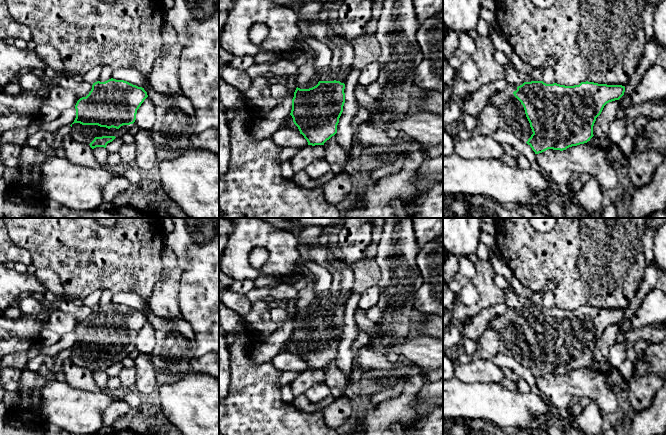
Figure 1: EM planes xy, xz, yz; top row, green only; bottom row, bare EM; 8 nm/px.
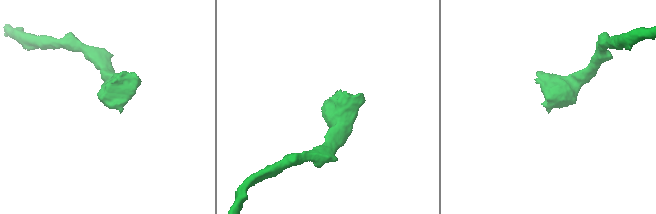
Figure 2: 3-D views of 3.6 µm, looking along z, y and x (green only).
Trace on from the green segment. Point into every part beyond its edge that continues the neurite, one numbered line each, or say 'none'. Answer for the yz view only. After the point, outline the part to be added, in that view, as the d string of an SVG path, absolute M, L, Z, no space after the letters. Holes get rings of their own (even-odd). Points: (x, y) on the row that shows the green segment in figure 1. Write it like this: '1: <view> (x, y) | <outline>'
1: yz (512, 118) | M507 84L502 91L491 95L487 105L500 110L499 129L511 132L515 137L527 142L533 134L521 102L514 96L517 87Z

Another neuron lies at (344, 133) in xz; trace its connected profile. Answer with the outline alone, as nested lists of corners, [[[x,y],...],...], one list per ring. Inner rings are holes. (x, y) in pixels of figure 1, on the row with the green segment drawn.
[[[353,69],[347,79],[344,81],[345,84],[345,103],[343,106],[343,112],[339,118],[337,125],[337,143],[346,151],[349,156],[352,150],[352,121],[355,115],[358,113],[359,105],[356,101],[354,91],[358,84],[359,76],[361,74],[360,69]]]

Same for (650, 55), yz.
[[[655,38],[647,41],[644,47],[644,53],[641,58],[641,61],[631,77],[628,85],[625,87],[625,92],[623,96],[630,97],[634,92],[635,88],[638,86],[639,82],[642,80],[645,72],[652,66],[656,64],[658,58],[658,42]]]

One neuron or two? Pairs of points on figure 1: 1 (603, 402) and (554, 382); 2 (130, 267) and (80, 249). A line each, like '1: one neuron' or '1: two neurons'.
1: one neuron
2: one neuron

